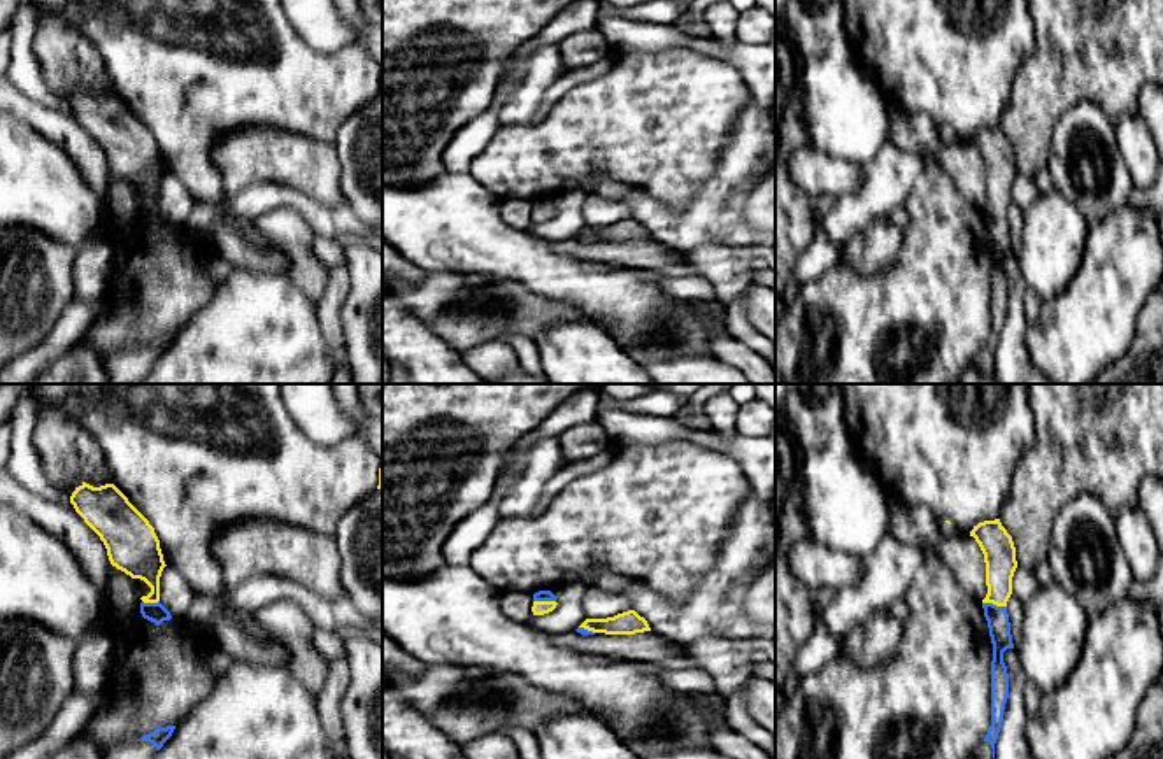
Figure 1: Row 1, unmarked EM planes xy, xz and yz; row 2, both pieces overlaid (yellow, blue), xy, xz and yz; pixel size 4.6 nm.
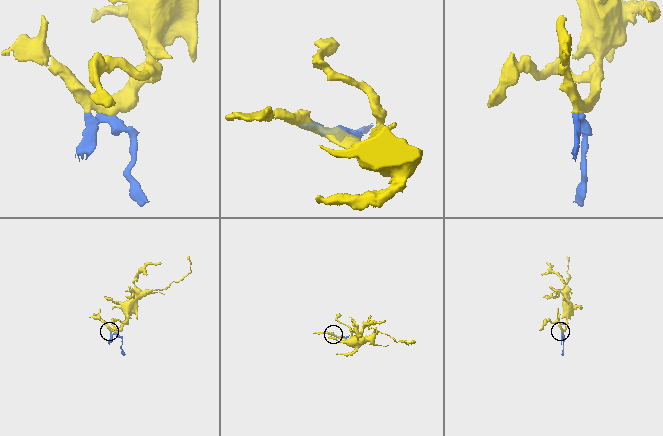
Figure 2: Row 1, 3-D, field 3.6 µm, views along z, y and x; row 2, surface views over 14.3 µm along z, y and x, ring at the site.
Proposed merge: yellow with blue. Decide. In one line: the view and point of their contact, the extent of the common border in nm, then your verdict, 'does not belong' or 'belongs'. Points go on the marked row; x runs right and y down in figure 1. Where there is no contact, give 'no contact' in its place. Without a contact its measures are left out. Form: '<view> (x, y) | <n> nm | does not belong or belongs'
yz (995, 603) | 110 nm | belongs

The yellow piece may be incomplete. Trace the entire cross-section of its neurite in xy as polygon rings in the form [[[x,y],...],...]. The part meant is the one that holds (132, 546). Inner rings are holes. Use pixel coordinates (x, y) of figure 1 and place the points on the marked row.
[[[82,482],[72,493],[70,503],[84,519],[84,522],[103,542],[111,564],[125,571],[132,578],[144,580],[151,587],[151,592],[140,598],[142,617],[154,622],[156,626],[160,626],[163,621],[170,621],[170,612],[160,603],[160,577],[167,564],[163,561],[160,540],[149,521],[128,501],[128,498],[114,484],[93,487]]]

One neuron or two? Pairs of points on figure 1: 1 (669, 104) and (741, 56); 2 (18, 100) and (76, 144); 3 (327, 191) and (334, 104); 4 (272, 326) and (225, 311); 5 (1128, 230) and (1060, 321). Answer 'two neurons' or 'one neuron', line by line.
1: two neurons
2: one neuron
3: two neurons
4: one neuron
5: one neuron

